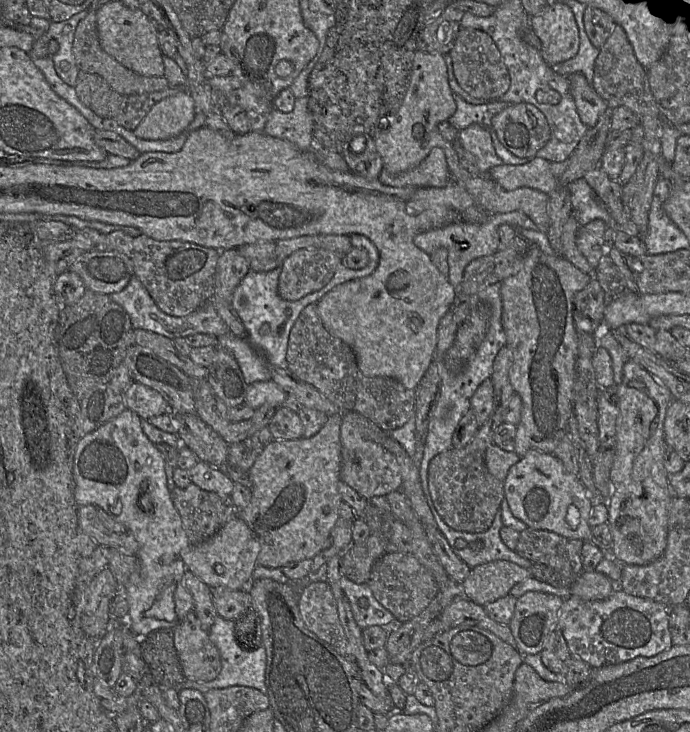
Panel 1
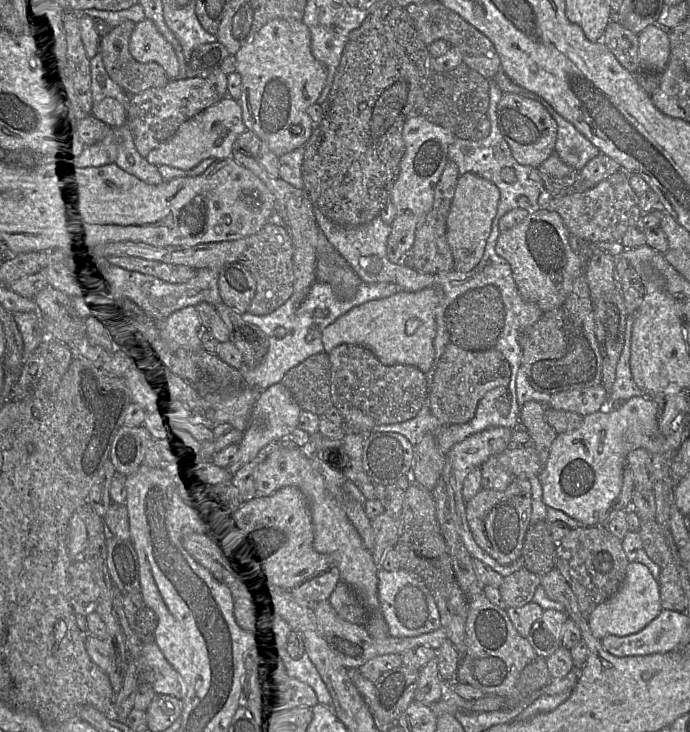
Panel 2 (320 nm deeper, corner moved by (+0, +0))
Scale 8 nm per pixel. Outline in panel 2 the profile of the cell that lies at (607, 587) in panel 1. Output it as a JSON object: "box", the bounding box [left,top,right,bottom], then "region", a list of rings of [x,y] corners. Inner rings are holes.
{"box":[589,562,662,640],"region":[[[630,562],[620,589],[590,613],[589,627],[593,636],[598,640],[608,635],[627,636],[645,628],[662,609],[658,580],[653,577],[647,566],[638,562]]]}

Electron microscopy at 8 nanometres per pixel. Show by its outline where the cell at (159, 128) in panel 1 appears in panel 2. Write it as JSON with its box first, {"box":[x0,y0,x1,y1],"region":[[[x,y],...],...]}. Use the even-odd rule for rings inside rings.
{"box":[145,96,246,170],"region":[[[226,96],[182,123],[171,138],[154,148],[145,159],[156,166],[190,170],[206,158],[232,157],[237,138],[246,130],[240,103]]]}

